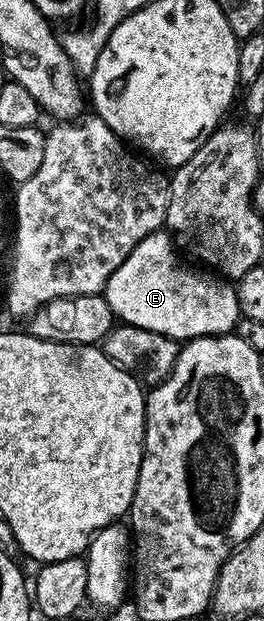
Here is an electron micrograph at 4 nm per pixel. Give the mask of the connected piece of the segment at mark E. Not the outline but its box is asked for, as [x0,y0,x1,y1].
[102,231,241,342]

